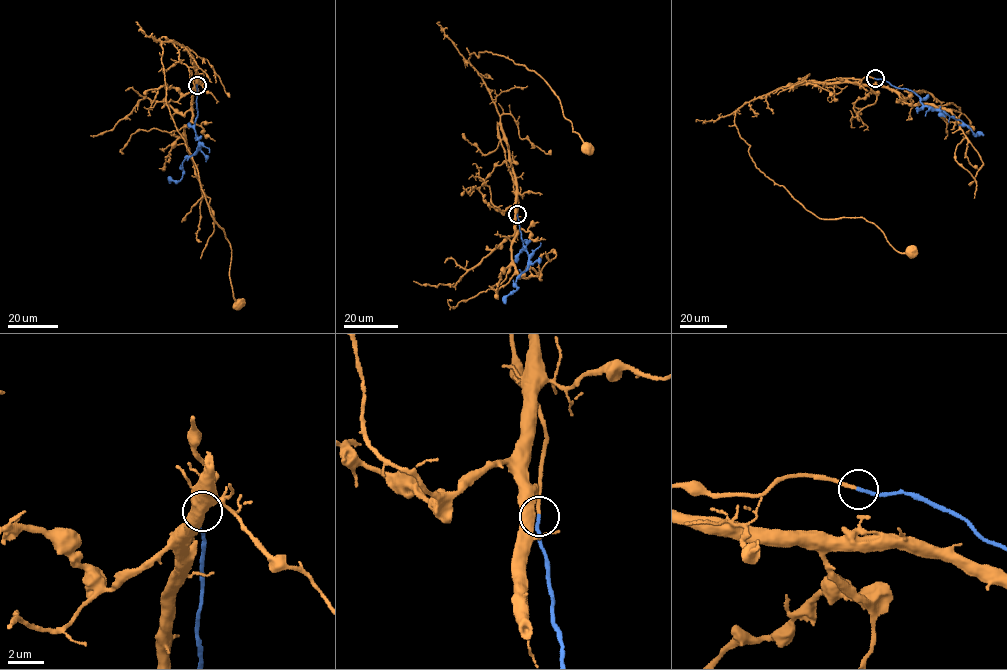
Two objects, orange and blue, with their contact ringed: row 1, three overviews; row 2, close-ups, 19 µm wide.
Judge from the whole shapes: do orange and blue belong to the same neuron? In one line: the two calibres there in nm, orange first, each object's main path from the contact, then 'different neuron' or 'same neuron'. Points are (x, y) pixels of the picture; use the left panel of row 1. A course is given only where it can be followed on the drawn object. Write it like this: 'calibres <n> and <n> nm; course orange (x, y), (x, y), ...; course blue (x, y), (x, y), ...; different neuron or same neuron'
calibres 150 and 200 nm; course orange (197, 84), (189, 48), (162, 43), (166, 103), (191, 155), (209, 212), (230, 245), (229, 277), (238, 304); course blue (197, 84), (194, 130), (198, 145), (194, 154), (183, 161), (183, 176), (170, 183); same neuron

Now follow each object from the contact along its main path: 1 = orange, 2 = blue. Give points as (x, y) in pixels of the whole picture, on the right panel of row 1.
1: (874, 78), (789, 83), (745, 102), (735, 125), (755, 167), (804, 208), (823, 219), (861, 217), (911, 252)
2: (874, 78), (914, 91), (920, 102), (960, 119), (975, 135), (984, 135)

